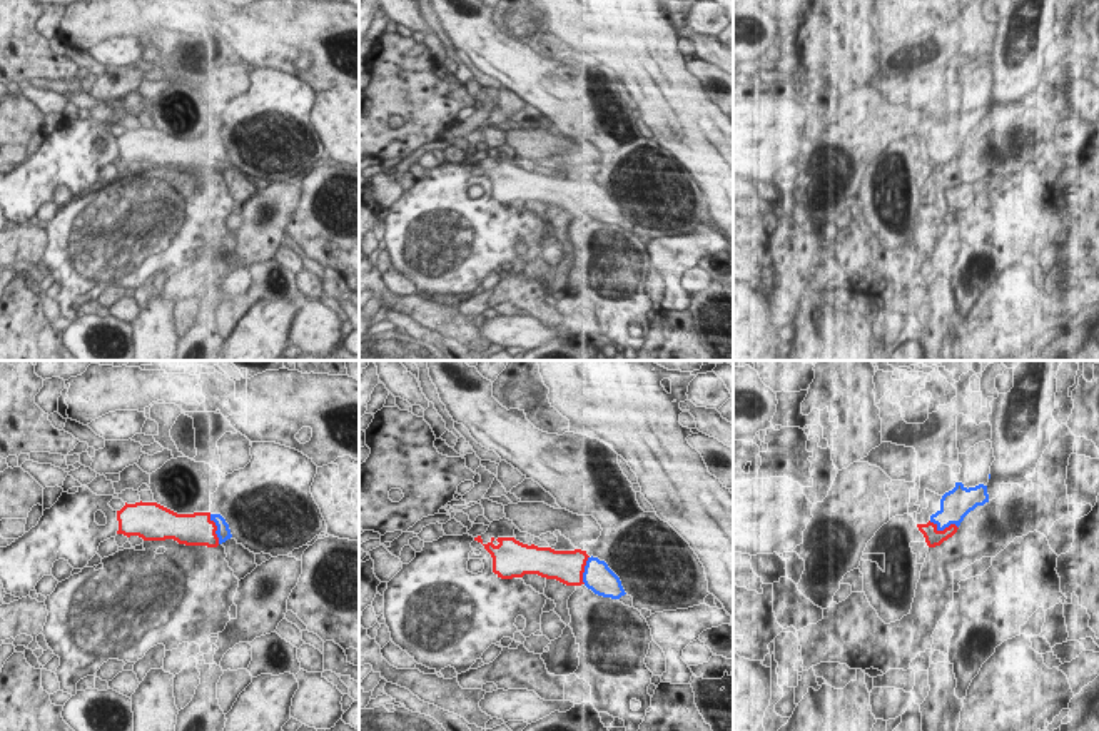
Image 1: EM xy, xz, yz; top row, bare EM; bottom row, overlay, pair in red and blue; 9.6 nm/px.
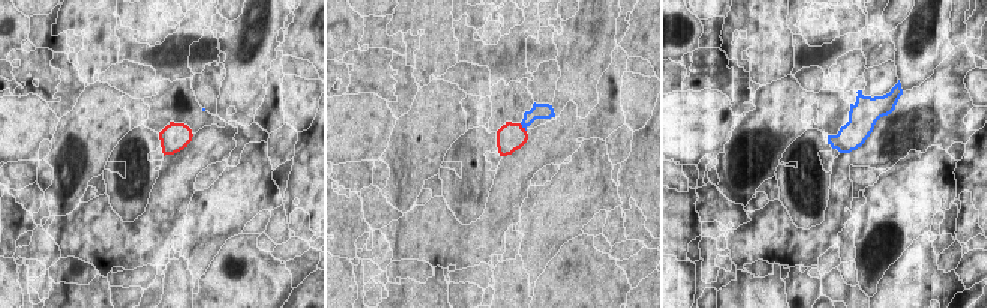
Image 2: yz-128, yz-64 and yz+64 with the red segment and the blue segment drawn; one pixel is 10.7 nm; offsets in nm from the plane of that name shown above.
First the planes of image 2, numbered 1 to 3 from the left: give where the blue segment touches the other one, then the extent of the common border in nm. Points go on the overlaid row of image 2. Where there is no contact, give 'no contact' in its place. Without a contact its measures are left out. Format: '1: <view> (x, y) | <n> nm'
1: no contact
2: yz-64 (522, 128) | 120 nm
3: no contact

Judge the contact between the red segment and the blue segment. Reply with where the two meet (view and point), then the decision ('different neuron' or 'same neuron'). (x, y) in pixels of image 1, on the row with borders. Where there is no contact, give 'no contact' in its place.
meets red in yz at (944, 529); same neuron

